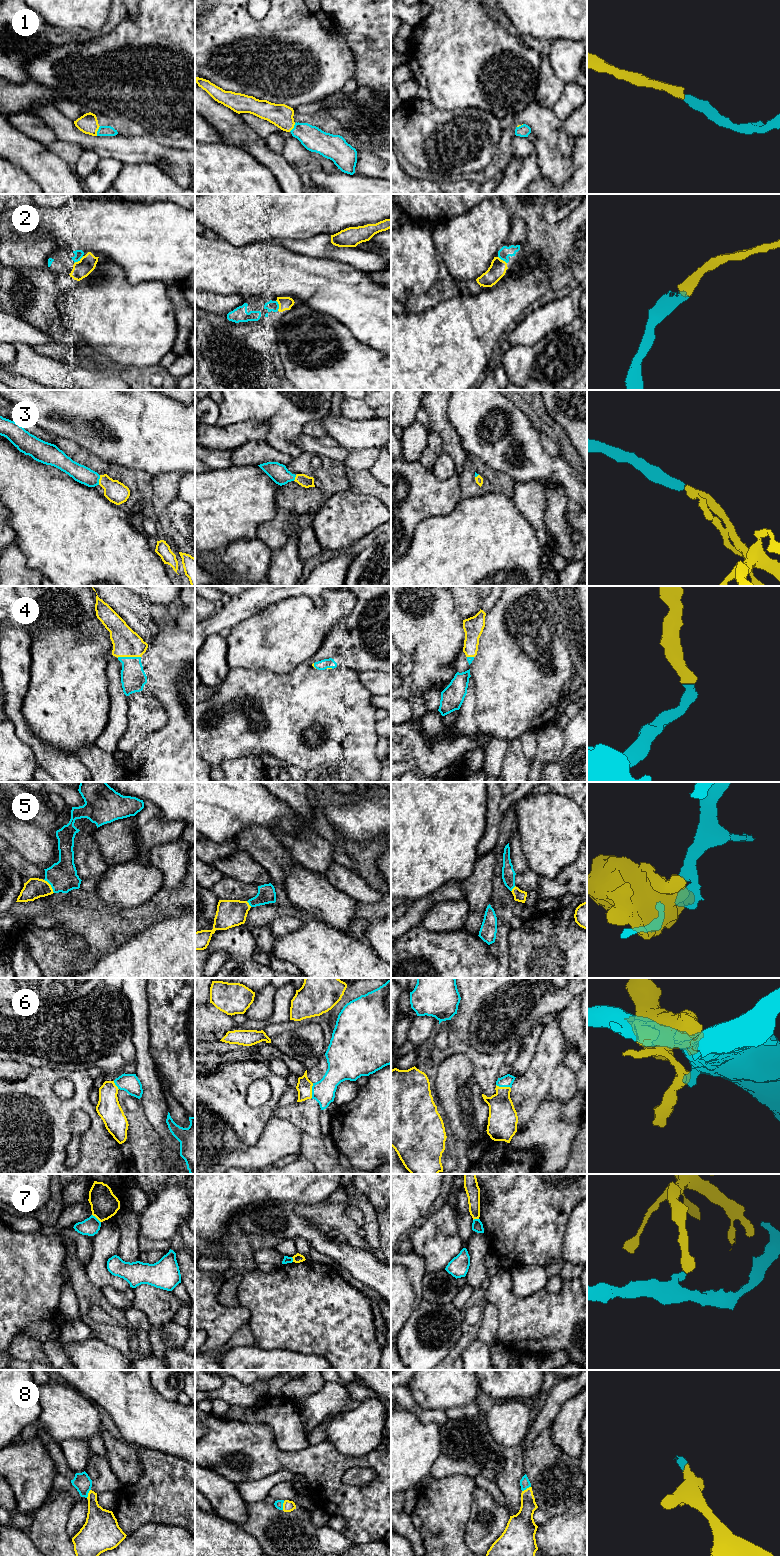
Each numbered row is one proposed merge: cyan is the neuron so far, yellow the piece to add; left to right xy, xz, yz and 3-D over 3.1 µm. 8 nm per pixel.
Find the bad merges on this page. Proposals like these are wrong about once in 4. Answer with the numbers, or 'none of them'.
7

